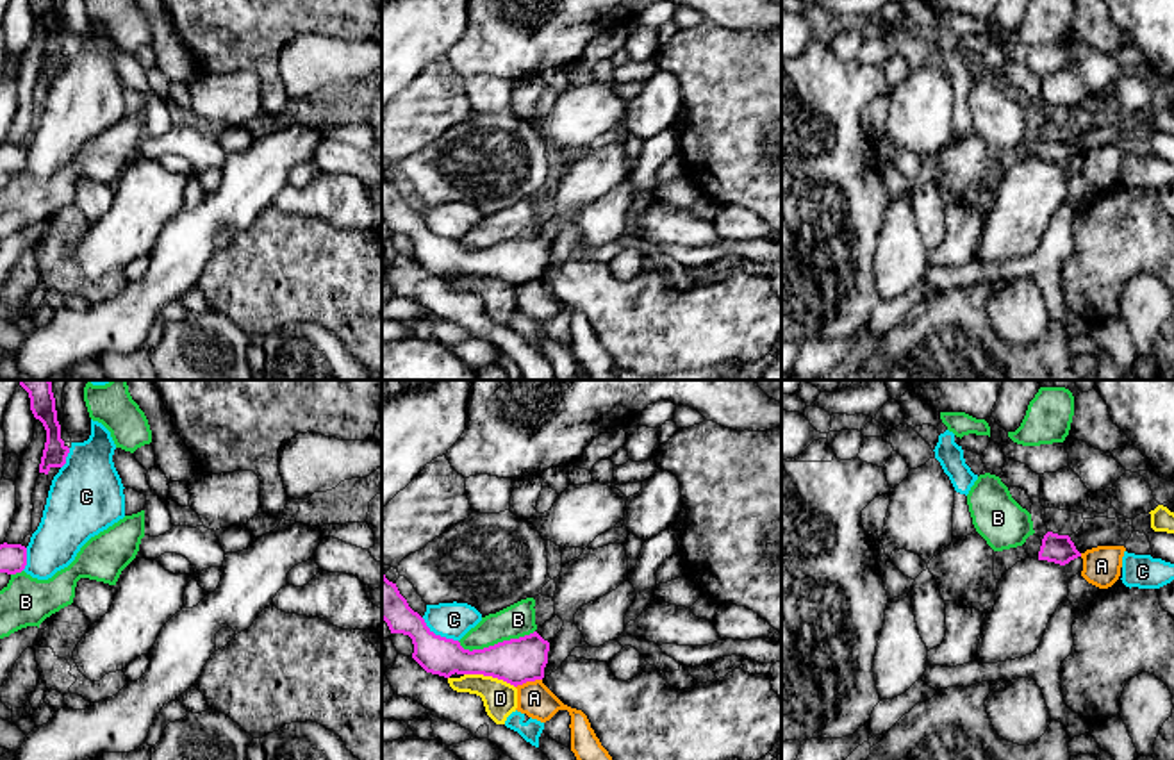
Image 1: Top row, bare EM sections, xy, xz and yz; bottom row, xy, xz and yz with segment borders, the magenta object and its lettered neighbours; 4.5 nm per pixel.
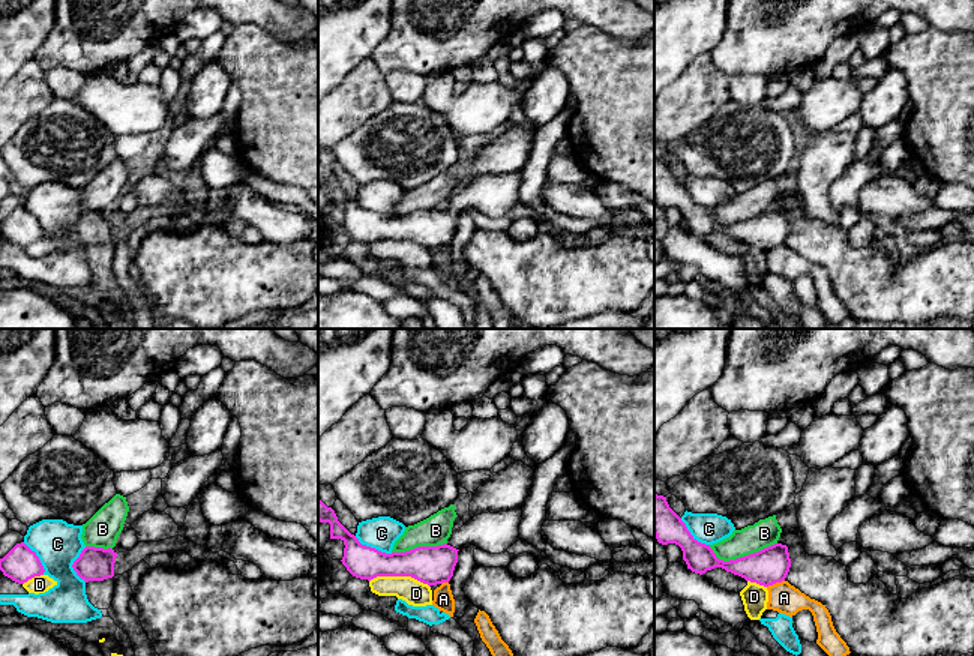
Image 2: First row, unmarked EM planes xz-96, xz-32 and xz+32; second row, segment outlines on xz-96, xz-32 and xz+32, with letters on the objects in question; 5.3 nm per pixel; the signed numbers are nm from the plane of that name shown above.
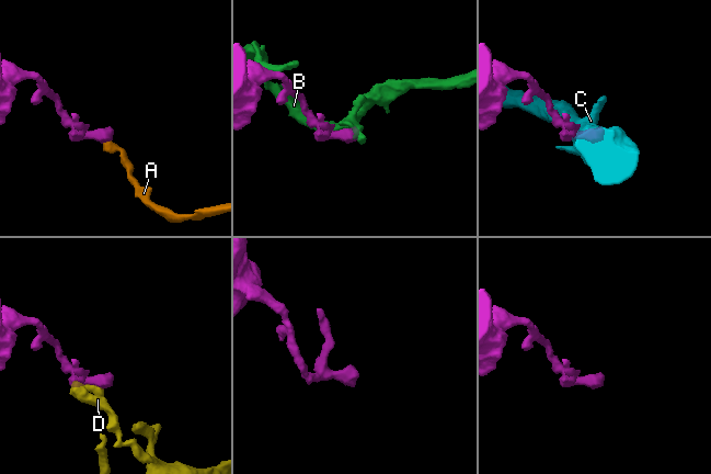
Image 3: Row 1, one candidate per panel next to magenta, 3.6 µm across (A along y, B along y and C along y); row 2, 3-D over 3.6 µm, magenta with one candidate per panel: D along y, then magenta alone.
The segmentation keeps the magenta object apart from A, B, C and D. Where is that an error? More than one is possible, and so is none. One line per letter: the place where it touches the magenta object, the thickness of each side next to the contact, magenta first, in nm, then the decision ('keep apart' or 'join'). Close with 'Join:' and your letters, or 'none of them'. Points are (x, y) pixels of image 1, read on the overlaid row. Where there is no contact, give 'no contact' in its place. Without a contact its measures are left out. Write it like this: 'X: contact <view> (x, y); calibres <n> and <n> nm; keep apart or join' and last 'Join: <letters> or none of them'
A: contact xz (529, 680); calibres 200 and 160 nm; keep apart
B: contact xz (495, 644); calibres 200 and 150 nm; keep apart
C: contact xz (439, 636); calibres 170 and 160 nm; keep apart
D: contact xz (489, 675); calibres 200 and 160 nm; keep apart
Join: none of them

